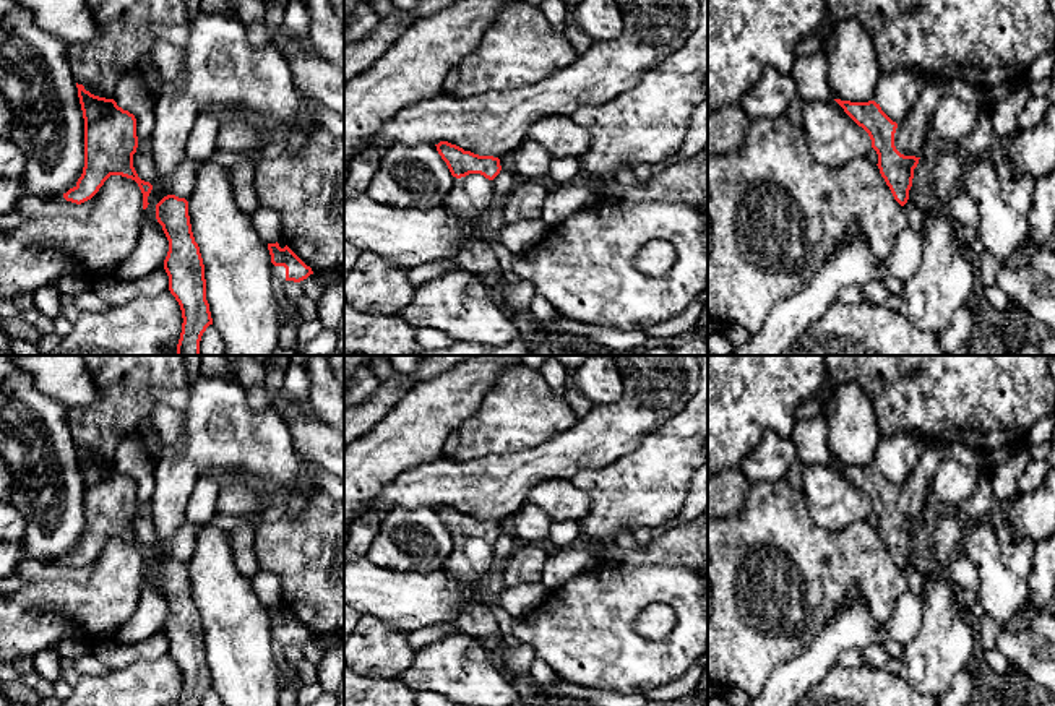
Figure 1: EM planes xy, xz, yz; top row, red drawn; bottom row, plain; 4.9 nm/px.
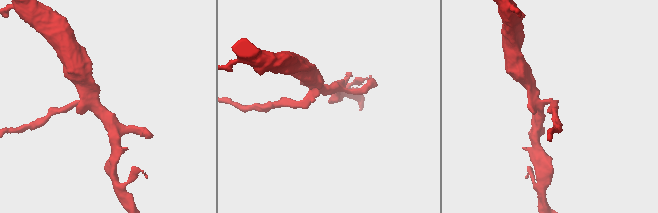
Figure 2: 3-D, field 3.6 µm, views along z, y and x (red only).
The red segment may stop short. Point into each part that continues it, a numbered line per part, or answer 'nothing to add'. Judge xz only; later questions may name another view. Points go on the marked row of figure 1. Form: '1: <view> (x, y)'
1: xz (469, 195)

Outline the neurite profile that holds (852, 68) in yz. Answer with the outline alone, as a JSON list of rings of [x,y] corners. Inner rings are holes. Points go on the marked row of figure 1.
[[[836,21],[831,36],[823,42],[823,55],[833,99],[873,101],[881,71],[873,37],[860,21]]]

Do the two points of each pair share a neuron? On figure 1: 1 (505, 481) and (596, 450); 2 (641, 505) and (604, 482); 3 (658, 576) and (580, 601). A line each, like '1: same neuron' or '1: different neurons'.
1: same neuron
2: same neuron
3: same neuron

